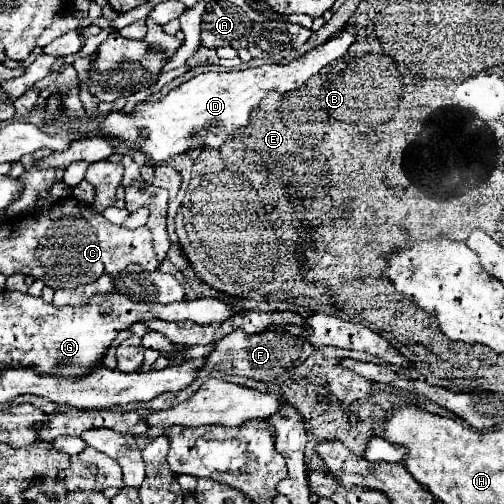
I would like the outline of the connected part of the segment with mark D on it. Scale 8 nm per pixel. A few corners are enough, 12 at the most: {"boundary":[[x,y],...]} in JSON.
{"boundary":[[345,28],[291,64],[197,74],[103,134],[153,162],[219,148],[267,92],[285,96],[355,40]]}

